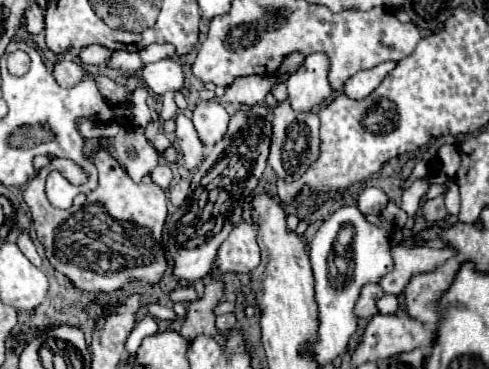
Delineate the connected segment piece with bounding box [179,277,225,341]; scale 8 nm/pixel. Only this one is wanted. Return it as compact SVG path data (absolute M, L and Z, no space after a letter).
M203 277L203 287L205 287L203 297L199 301L189 303L187 317L179 333L185 335L185 339L189 341L201 333L213 335L217 341L223 341L223 337L217 333L217 327L215 327L215 307L223 297L225 283L215 277Z

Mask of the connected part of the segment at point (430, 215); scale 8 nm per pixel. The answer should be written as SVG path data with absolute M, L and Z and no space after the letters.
M443 197L425 201L421 209L423 209L423 217L425 217L427 225L433 225L433 223L437 223L437 221L443 221L445 215L447 215L447 209L445 209L445 205L443 205Z

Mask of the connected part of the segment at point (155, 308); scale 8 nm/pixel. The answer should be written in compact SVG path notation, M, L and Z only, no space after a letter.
M157 304L148 305L147 308L154 317L160 320L176 320L176 314L172 308L168 308Z

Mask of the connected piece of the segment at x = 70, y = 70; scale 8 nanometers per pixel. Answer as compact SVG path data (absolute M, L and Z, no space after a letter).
M61 59L53 67L53 77L61 87L73 87L81 75L85 75L85 69L71 59Z

